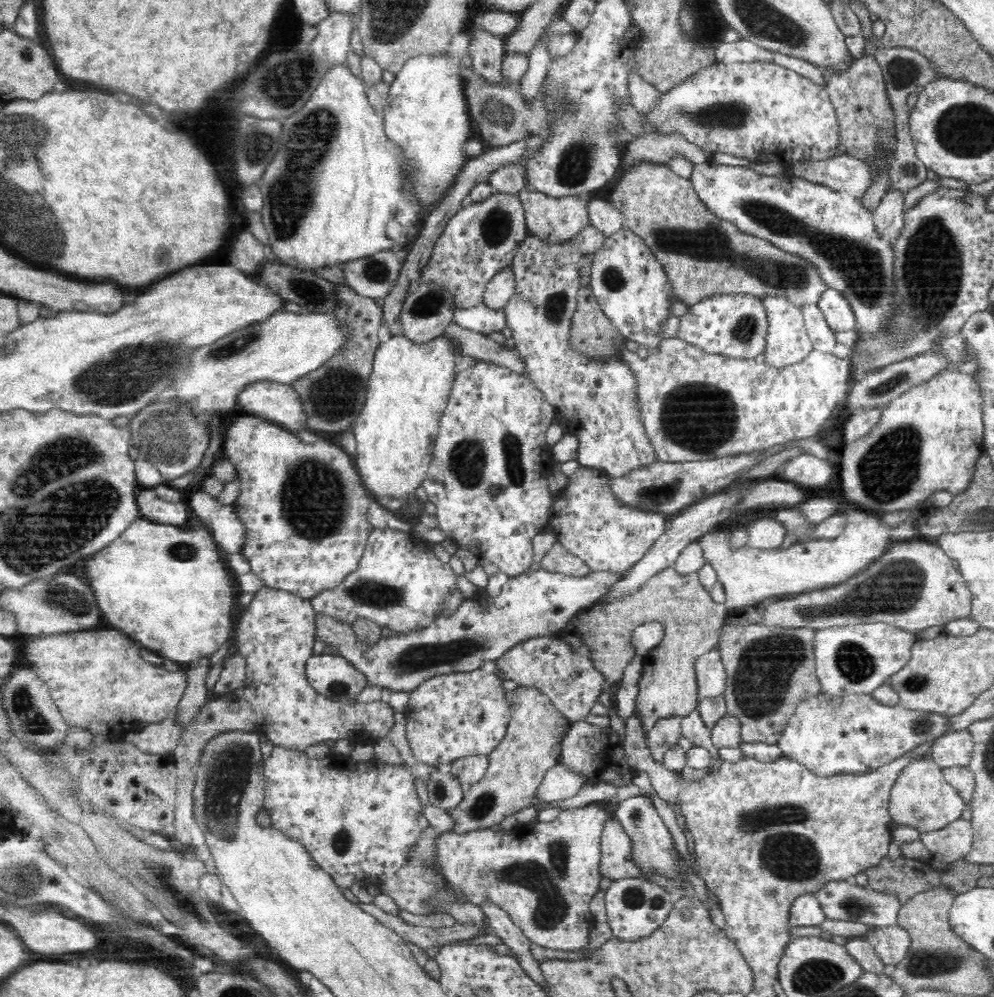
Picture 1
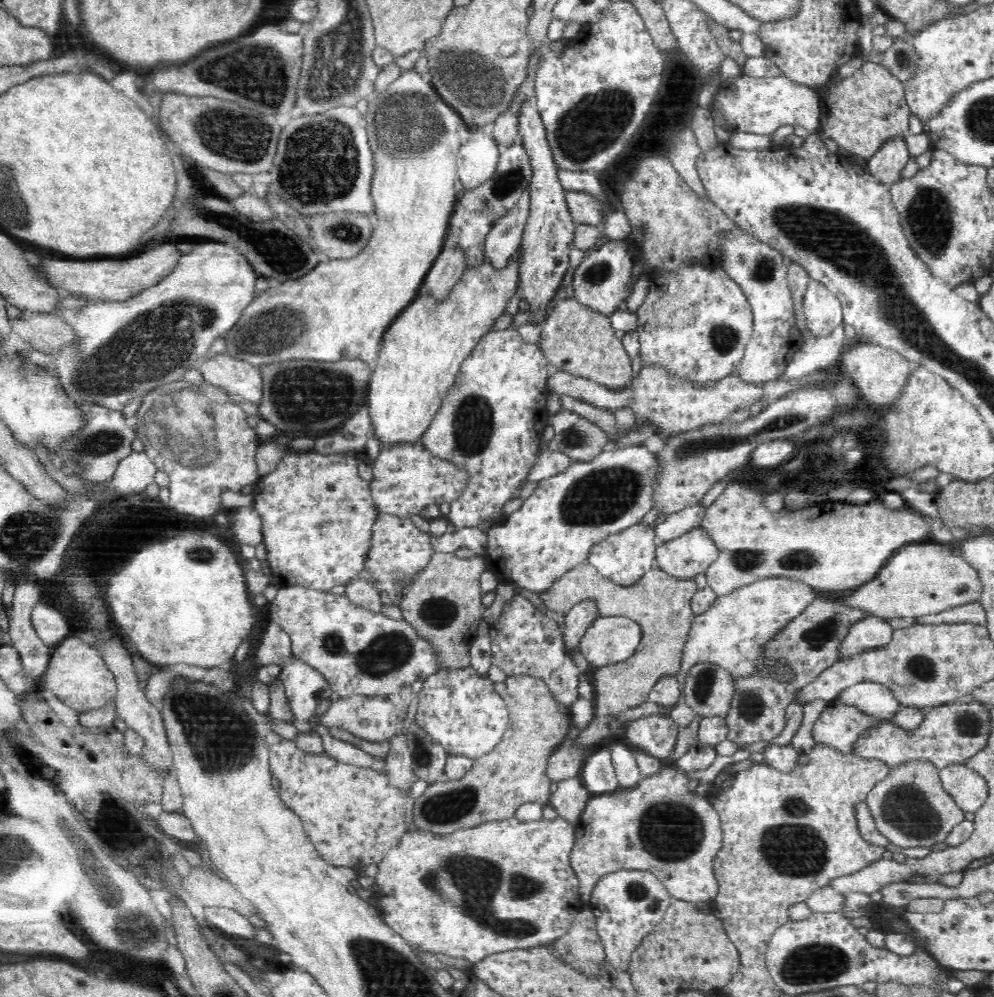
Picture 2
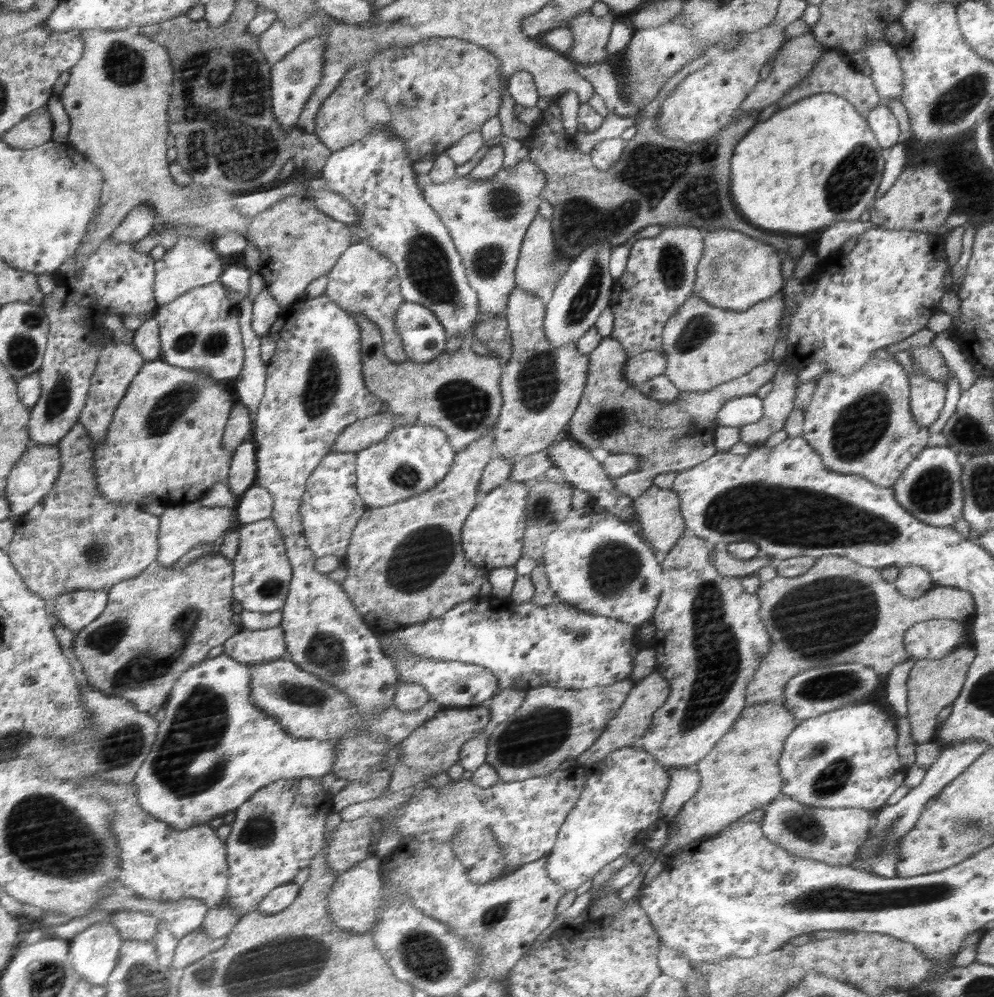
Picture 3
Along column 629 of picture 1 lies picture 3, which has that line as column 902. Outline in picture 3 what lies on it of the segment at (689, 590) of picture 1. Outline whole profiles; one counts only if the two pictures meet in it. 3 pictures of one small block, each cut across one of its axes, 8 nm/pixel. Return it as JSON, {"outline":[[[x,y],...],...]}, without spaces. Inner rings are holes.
{"outline":[[[822,556],[815,560],[815,564],[807,572],[794,577],[776,576],[761,583],[756,589],[756,596],[762,596],[761,619],[766,620],[766,628],[770,628],[773,646],[769,654],[766,654],[766,664],[762,664],[762,668],[758,667],[758,676],[754,676],[754,684],[750,684],[750,700],[745,700],[745,704],[753,706],[784,698],[790,679],[818,666],[865,663],[882,676],[887,676],[894,666],[910,658],[904,647],[904,637],[914,624],[945,618],[966,624],[973,623],[977,616],[976,601],[966,589],[934,585],[918,598],[904,597],[893,582],[881,576],[880,569],[861,566],[845,557]]]}

